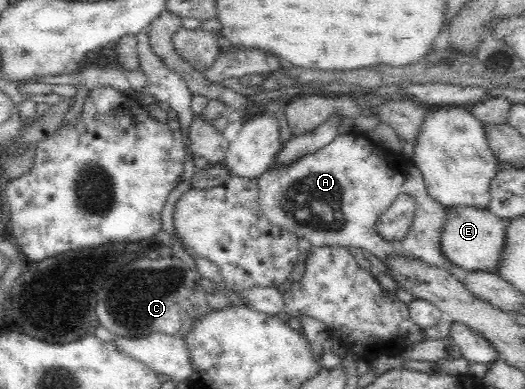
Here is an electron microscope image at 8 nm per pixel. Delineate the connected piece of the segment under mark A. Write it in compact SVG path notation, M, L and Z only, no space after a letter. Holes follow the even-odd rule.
M359 132L339 134L330 144L319 148L313 154L301 156L299 160L275 167L274 170L261 174L258 179L258 202L266 219L275 226L294 232L299 238L307 238L315 247L350 247L360 248L380 261L385 261L390 255L401 255L409 259L417 259L425 265L441 267L458 278L464 277L461 268L450 263L441 251L441 230L445 226L447 209L439 202L429 197L425 180L419 168L411 159L389 150L382 143L369 140L368 135ZM405 194L415 200L416 210L406 240L387 242L376 231L375 224L384 210L387 210L397 196Z

